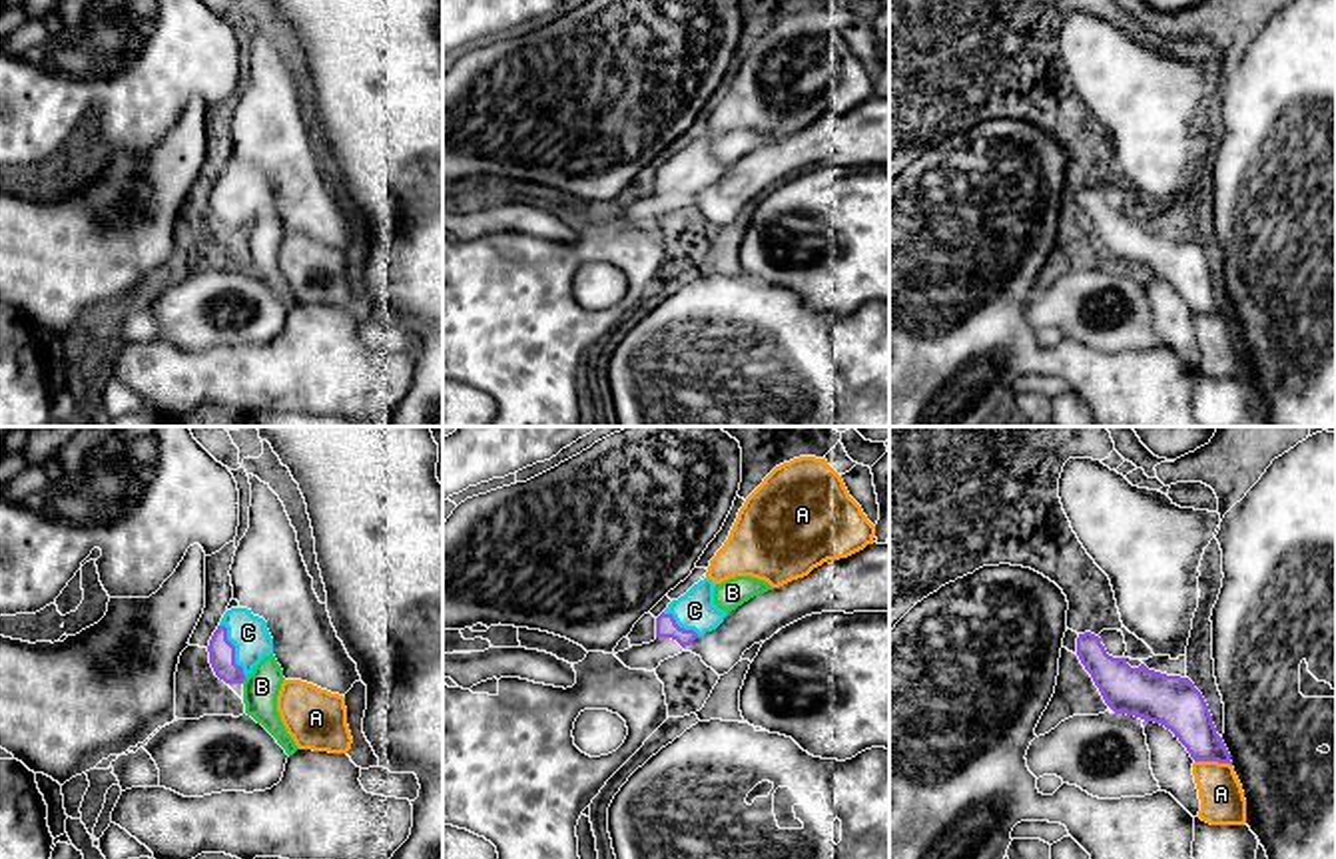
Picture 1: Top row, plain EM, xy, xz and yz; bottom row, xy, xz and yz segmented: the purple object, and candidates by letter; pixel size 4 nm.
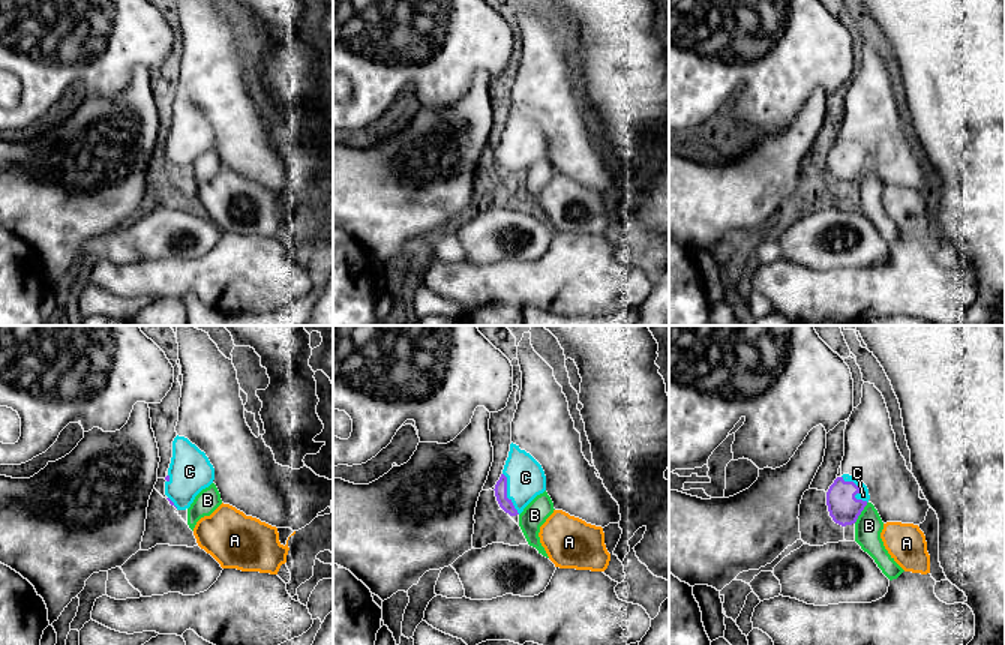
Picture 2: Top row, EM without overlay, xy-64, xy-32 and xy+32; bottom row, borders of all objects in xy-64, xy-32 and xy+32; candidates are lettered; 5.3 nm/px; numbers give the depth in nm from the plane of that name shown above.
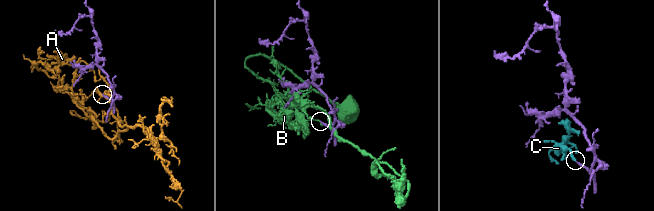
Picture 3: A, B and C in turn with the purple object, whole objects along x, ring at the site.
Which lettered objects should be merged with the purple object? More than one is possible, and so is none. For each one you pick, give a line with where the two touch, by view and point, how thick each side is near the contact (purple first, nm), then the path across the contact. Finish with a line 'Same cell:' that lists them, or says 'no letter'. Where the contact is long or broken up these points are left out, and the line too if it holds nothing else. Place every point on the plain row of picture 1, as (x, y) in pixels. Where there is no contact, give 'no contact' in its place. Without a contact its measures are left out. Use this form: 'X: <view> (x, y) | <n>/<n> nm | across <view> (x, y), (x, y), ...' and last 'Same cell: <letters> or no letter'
C: xy (234, 204) | 110/150 nm | across xy (222, 206), (234, 204), (248, 186)
Same cell: C

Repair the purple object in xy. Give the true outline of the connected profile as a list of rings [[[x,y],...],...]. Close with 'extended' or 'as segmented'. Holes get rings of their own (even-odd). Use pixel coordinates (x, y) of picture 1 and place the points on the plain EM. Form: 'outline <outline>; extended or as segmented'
outline [[[231,161],[213,185],[207,205],[219,233],[243,237],[253,221],[273,207],[273,191],[263,171],[247,161]]]; extended

